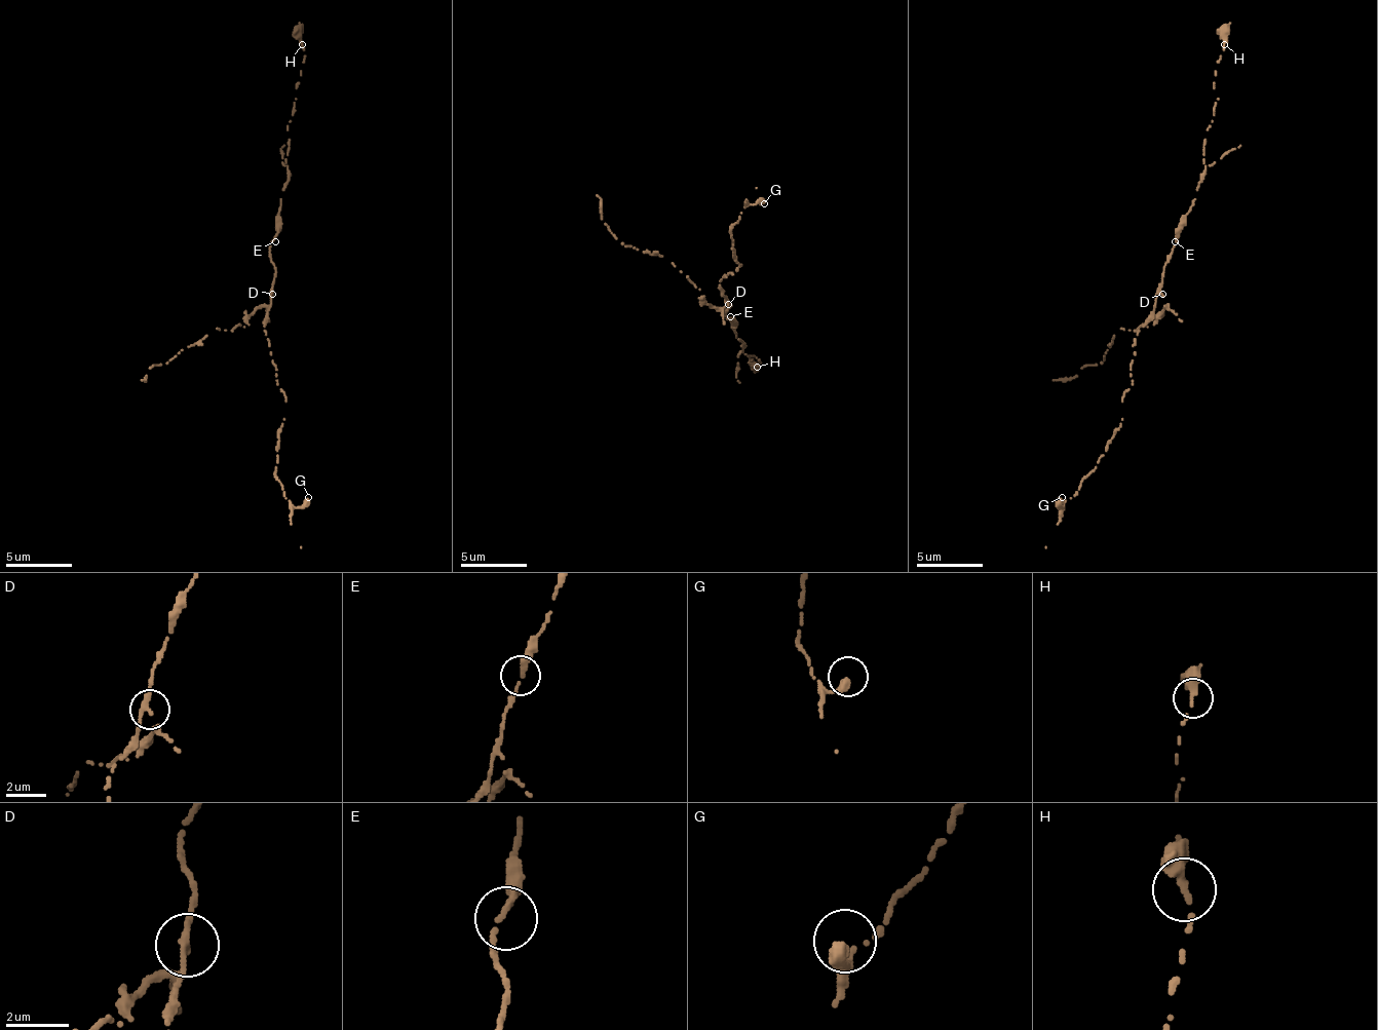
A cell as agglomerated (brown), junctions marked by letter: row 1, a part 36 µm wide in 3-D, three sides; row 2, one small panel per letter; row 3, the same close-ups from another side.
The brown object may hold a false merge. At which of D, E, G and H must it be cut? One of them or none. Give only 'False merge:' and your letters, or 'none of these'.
False merge: D

